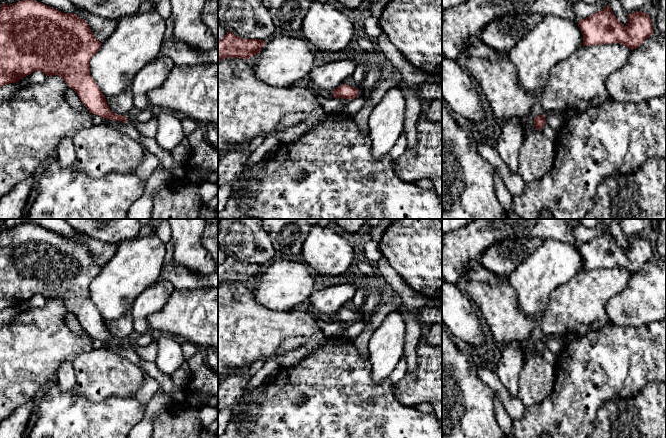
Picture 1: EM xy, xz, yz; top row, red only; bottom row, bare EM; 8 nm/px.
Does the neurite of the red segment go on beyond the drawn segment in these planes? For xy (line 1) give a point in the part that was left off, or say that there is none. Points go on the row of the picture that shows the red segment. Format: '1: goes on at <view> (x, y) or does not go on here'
1: does not go on here

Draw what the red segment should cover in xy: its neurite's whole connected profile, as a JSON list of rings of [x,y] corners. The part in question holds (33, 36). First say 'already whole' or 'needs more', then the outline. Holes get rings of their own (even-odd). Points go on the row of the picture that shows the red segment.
already whole | [[[21,0],[10,5],[3,3],[0,6],[0,87],[17,83],[34,71],[41,71],[46,76],[57,75],[78,94],[90,113],[128,123],[127,116],[117,115],[110,110],[105,96],[90,75],[90,61],[101,44],[91,32],[86,20],[73,13],[63,13],[35,0]]]

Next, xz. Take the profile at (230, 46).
already whole | [[[228,31],[218,41],[218,61],[225,58],[242,58],[248,60],[250,57],[260,53],[264,45],[264,40],[243,39]]]

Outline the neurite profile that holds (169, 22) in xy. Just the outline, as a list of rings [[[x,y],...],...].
[[[171,15],[167,20],[166,23],[166,30],[164,33],[164,40],[163,43],[168,40],[170,37],[173,36],[173,29],[174,29],[174,17]]]

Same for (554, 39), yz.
[[[545,15],[510,51],[519,84],[539,96],[549,82],[550,71],[583,46],[578,21]]]

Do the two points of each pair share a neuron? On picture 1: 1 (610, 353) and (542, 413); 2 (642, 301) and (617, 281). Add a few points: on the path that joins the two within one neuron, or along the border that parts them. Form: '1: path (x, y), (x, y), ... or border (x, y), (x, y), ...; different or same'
1: path (593, 370), (559, 404); same
2: border (631, 274), (628, 284), (607, 302); different

